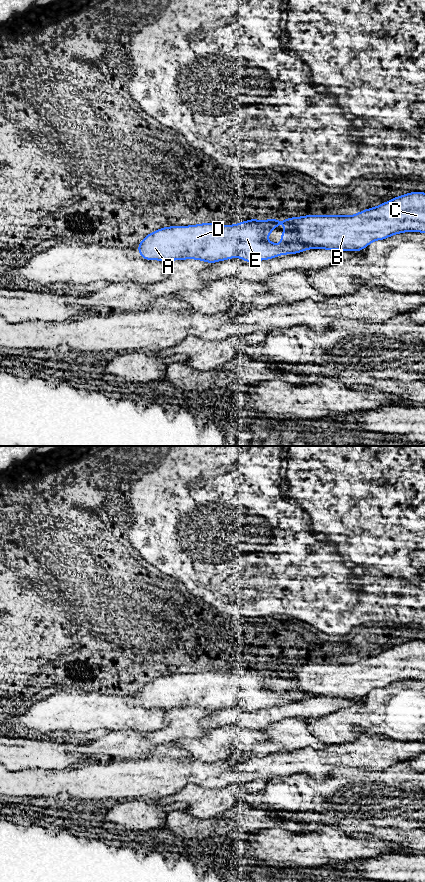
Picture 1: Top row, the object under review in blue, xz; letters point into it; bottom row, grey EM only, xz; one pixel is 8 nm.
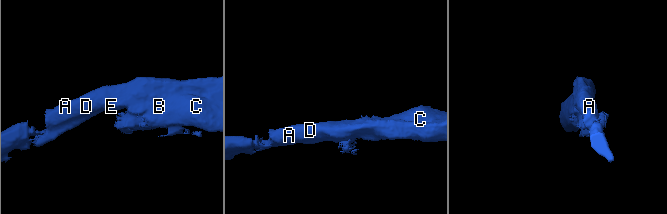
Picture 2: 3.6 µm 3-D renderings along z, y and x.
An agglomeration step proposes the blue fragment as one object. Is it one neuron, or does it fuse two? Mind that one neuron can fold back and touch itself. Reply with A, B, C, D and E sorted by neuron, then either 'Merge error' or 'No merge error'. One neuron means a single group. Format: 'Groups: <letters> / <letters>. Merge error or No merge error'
Groups: A D E / B C. Merge error

